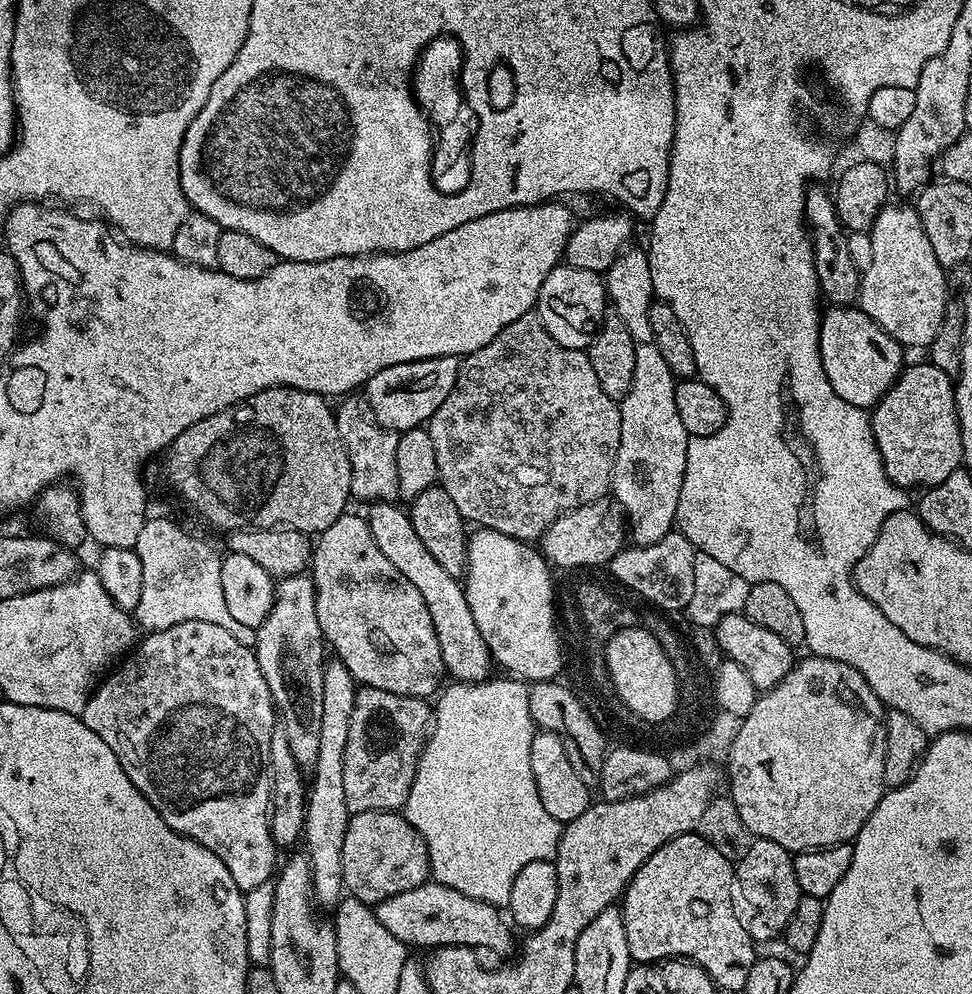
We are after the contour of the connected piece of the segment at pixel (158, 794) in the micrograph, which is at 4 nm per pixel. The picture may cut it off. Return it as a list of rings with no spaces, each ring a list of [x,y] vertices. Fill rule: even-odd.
[[[191,620],[178,622],[178,626],[170,626],[166,630],[149,632],[131,649],[127,659],[115,670],[109,671],[97,684],[95,692],[86,702],[82,719],[86,726],[90,726],[90,730],[94,730],[94,734],[98,734],[98,738],[102,738],[102,742],[106,742],[106,746],[110,746],[110,750],[114,750],[122,770],[126,770],[126,778],[130,778],[130,782],[138,786],[146,802],[150,802],[150,806],[154,806],[154,810],[162,814],[166,826],[206,846],[206,850],[218,854],[218,858],[222,858],[226,865],[226,870],[230,870],[230,878],[234,878],[241,892],[254,890],[254,886],[262,886],[273,879],[278,868],[278,849],[272,837],[268,817],[272,806],[272,738],[278,728],[278,713],[272,702],[270,686],[266,686],[266,678],[258,666],[258,658],[253,649],[242,646],[242,642],[238,642],[238,638],[230,634],[230,630],[214,626],[214,622]]]

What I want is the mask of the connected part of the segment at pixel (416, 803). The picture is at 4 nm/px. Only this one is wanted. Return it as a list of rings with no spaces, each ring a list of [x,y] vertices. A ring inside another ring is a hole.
[[[489,678],[477,684],[452,682],[439,693],[424,753],[402,809],[402,815],[426,842],[431,879],[450,886],[450,890],[458,890],[458,894],[466,894],[466,898],[478,898],[478,902],[497,906],[510,902],[510,889],[522,866],[535,860],[555,861],[562,831],[562,825],[550,818],[542,806],[530,770],[534,725],[528,684],[515,678],[503,679]]]

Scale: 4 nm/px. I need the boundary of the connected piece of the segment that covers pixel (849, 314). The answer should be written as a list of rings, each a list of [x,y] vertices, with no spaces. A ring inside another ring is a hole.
[[[832,306],[820,318],[820,357],[822,370],[826,370],[826,378],[830,378],[830,386],[834,386],[834,394],[842,398],[842,402],[850,402],[850,406],[858,406],[865,410],[875,408],[877,402],[890,390],[890,386],[898,379],[906,367],[905,349],[886,330],[882,330],[875,322],[861,312],[856,306]]]

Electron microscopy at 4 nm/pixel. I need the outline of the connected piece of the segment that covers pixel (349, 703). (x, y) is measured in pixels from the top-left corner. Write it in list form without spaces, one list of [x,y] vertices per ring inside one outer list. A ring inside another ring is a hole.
[[[329,659],[322,674],[322,730],[318,730],[318,758],[312,770],[314,772],[310,774],[302,837],[302,848],[312,871],[312,899],[321,909],[335,909],[340,895],[343,897],[346,892],[342,874],[342,841],[346,839],[350,813],[346,806],[342,762],[346,758],[346,737],[350,731],[350,714],[354,714],[357,691],[358,685],[350,670],[346,670],[341,660]]]

